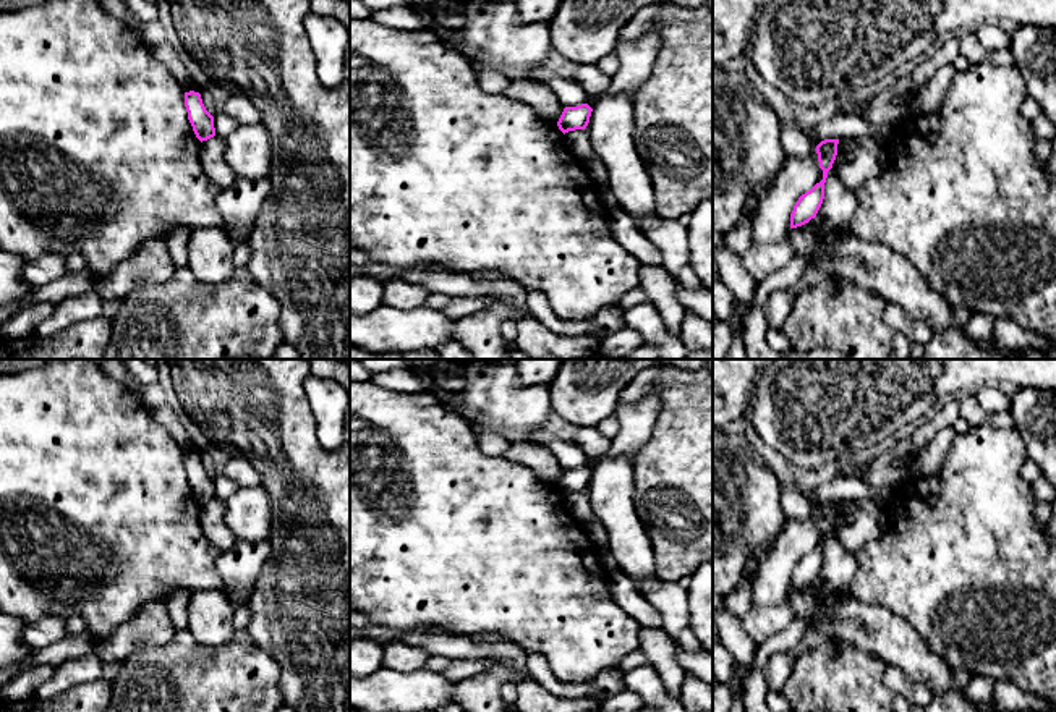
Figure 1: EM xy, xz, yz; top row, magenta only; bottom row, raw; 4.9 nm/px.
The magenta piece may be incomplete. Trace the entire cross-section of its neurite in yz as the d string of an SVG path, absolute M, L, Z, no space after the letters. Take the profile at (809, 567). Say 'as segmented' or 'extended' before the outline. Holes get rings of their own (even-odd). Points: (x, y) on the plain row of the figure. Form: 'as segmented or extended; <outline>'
as segmented; M824 502L816 508L820 531L823 532L823 542L798 560L790 576L790 591L802 589L816 579L824 562L824 545L828 534L832 531L837 518L837 506L839 502Z

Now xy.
as segmented; M194 453L185 455L185 469L196 500L201 505L214 500L214 479L206 473L201 456Z

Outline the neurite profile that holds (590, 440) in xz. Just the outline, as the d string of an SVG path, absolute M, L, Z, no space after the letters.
M596 427L578 429L572 440L588 458L599 458L609 448L609 439L606 439Z

